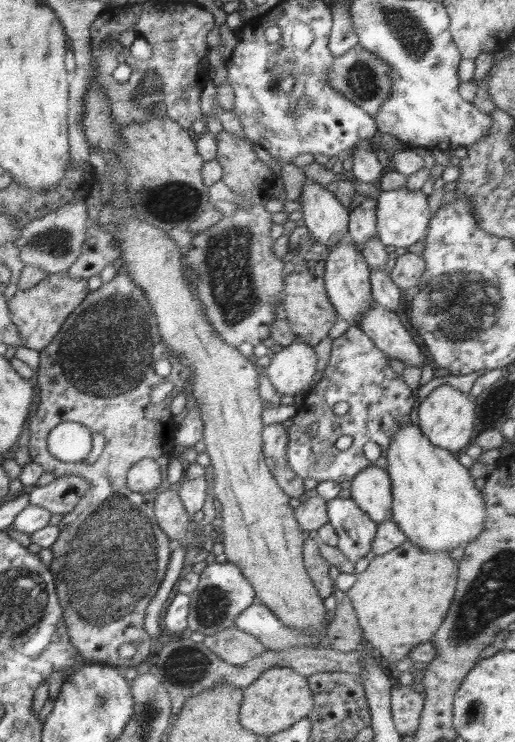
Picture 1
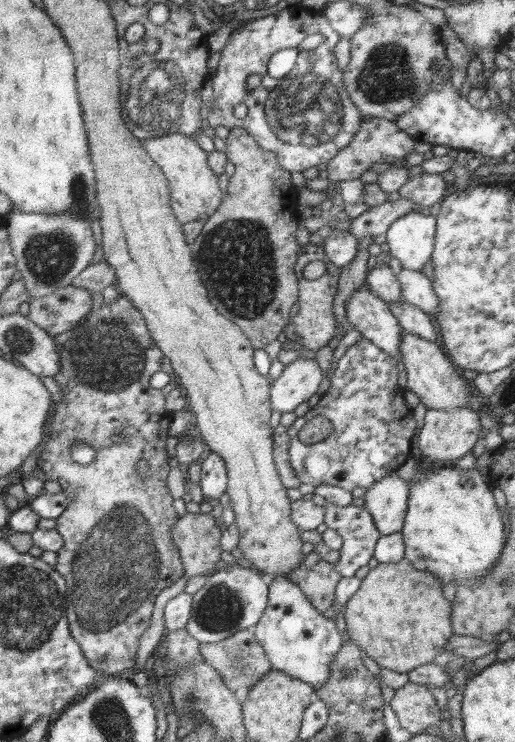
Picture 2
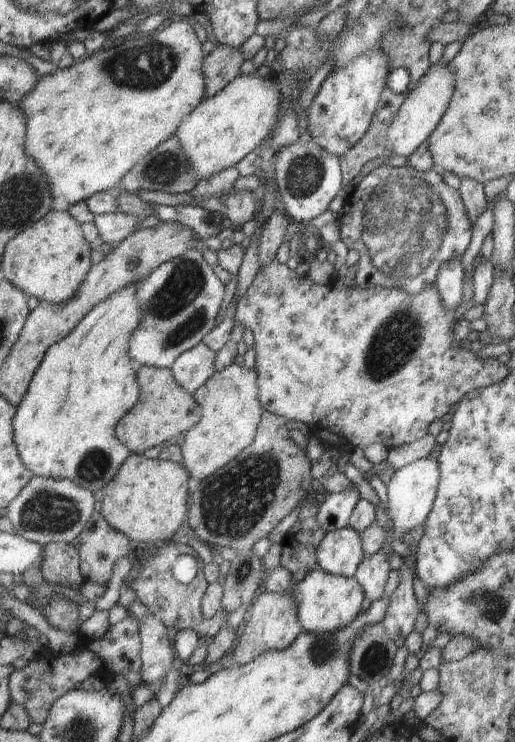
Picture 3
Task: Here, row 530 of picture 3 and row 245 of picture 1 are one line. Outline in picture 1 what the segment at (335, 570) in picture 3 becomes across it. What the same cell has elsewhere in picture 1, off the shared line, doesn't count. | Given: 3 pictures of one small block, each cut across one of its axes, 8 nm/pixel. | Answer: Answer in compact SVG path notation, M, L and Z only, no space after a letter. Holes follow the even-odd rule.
M344 239L334 246L329 246L325 262L325 289L328 298L337 310L339 317L357 326L361 314L376 303L371 295L371 282L369 268L361 251L358 251L355 244Z

